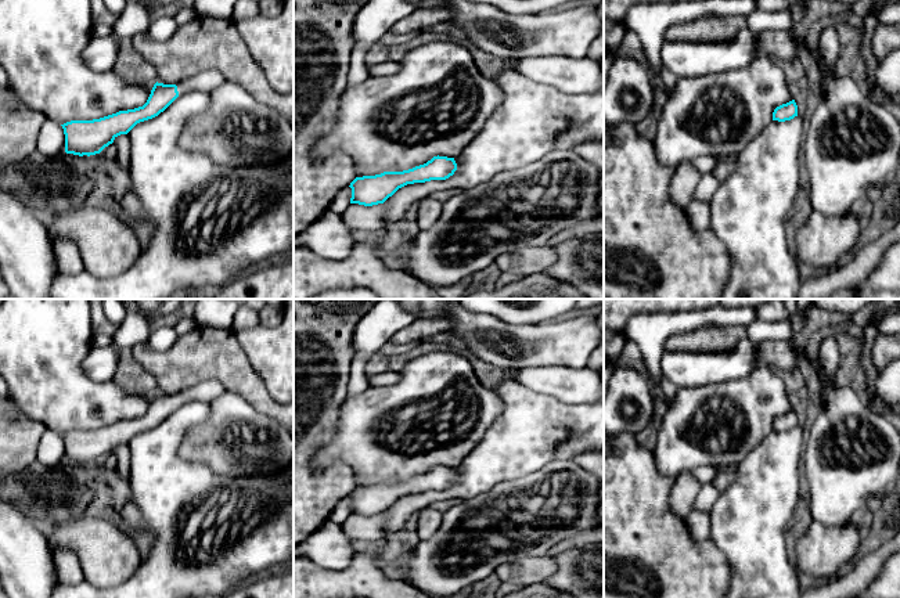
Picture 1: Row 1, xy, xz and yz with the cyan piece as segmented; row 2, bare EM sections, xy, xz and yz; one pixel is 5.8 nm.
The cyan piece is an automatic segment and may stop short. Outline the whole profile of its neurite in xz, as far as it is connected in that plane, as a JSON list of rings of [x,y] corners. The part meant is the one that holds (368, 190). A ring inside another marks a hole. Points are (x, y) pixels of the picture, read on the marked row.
[[[433,156],[424,165],[403,172],[384,172],[375,176],[356,177],[350,183],[350,203],[372,206],[384,203],[399,188],[431,180],[446,180],[454,174],[457,163],[454,158]]]

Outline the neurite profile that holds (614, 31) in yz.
[[[604,19],[604,46],[618,47],[623,40],[627,29],[623,22]]]

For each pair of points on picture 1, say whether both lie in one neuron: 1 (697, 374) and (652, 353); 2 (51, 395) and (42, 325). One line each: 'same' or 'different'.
1: different
2: same

